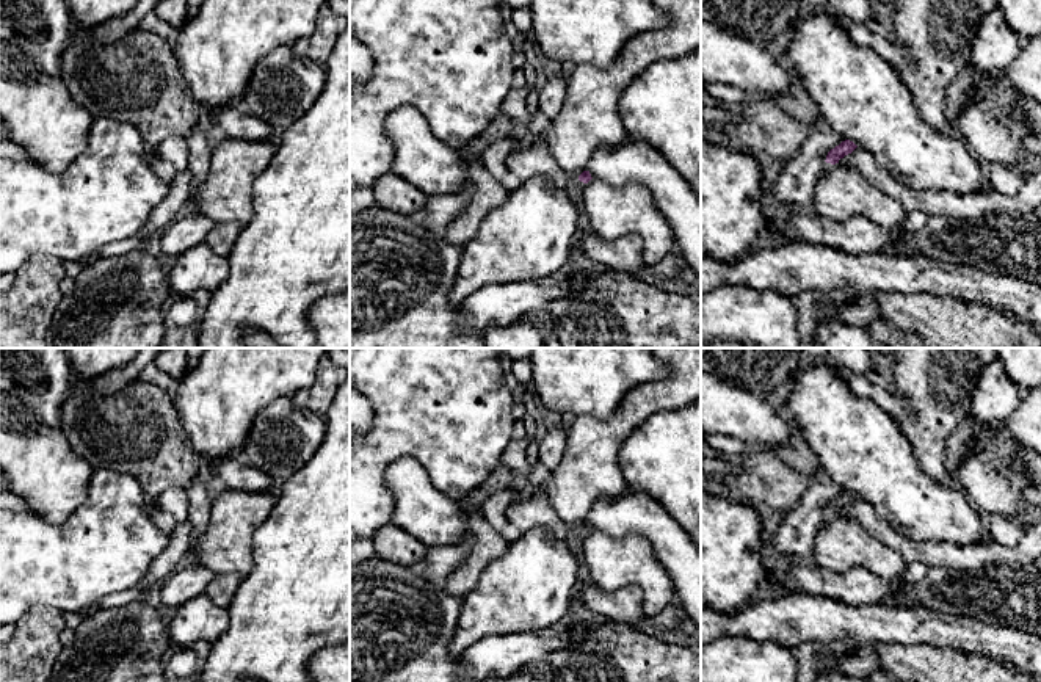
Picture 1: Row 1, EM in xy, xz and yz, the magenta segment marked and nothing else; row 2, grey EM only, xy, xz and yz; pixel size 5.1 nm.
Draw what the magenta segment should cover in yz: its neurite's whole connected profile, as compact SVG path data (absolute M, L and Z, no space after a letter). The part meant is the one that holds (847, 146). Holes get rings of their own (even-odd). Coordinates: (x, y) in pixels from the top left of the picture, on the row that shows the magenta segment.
M845 140L839 146L836 146L834 149L831 149L826 155L825 165L822 166L818 177L826 176L831 171L831 168L836 163L839 163L840 158L851 154L856 147L858 146L853 141Z

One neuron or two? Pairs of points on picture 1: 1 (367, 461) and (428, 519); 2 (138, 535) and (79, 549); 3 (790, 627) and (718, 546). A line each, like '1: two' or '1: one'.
1: two
2: one
3: two

